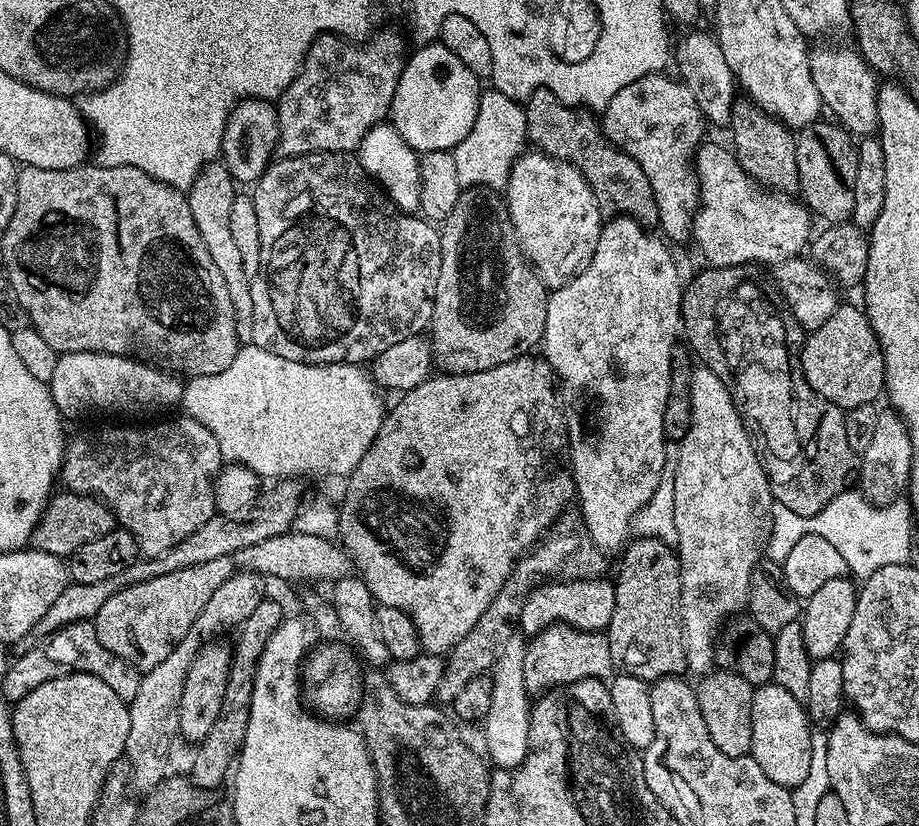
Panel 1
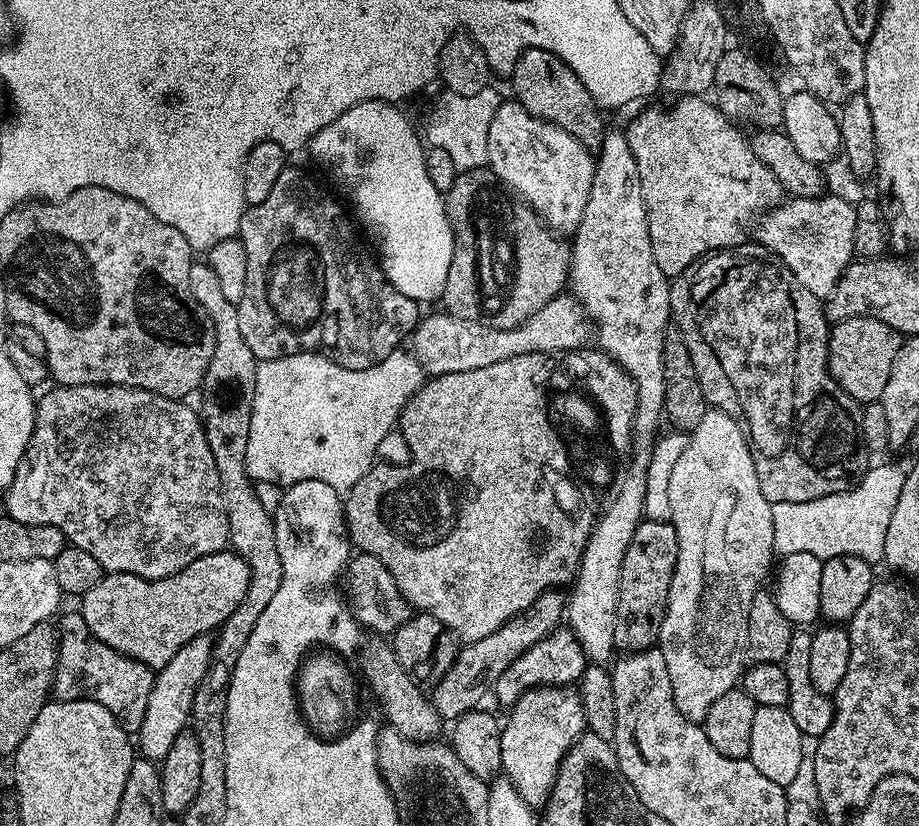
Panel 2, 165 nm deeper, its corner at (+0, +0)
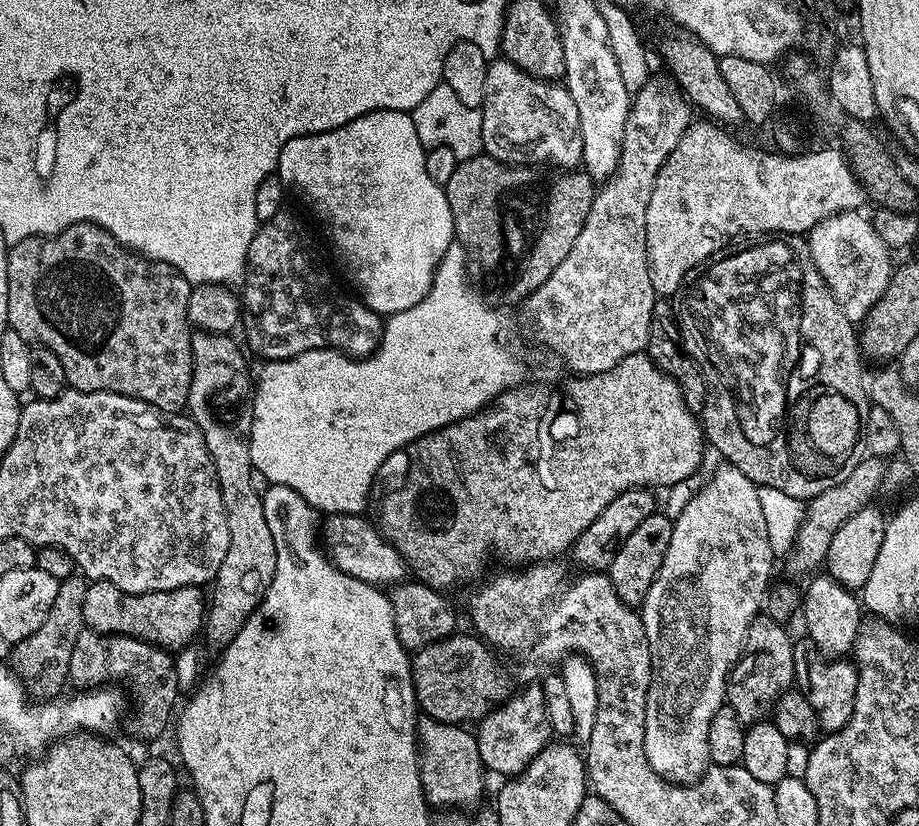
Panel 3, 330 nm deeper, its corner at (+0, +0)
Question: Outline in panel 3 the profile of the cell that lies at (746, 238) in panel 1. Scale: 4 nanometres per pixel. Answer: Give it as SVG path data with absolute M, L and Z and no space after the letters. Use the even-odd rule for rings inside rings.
M860 210L847 213L848 228L840 218L822 221L818 228L824 233L821 236L813 235L810 240L816 269L828 283L842 314L846 314L854 325L868 319L872 307L880 301L894 275L893 249L878 238L871 219L862 213Z

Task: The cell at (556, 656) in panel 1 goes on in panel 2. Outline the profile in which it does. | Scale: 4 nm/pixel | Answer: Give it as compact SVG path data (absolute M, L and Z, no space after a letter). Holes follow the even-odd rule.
M572 686L528 688L507 712L508 721L500 730L502 772L529 808L536 810L547 804L562 758L585 731L580 693Z

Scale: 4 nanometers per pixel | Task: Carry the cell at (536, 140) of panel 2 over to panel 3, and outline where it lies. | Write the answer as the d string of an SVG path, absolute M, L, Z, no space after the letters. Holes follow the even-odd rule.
M496 58L486 70L486 94L479 107L482 114L482 148L489 156L503 164L519 165L520 151L524 148L525 161L536 166L551 166L556 170L576 170L582 164L582 126L578 122L578 110L574 98L570 98L563 83L539 80L526 74L509 60Z

